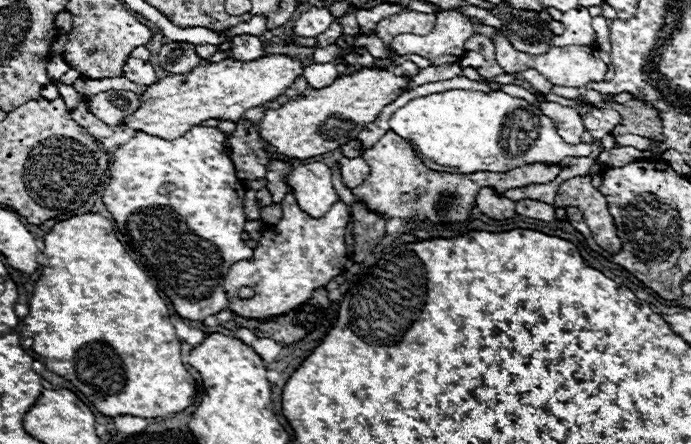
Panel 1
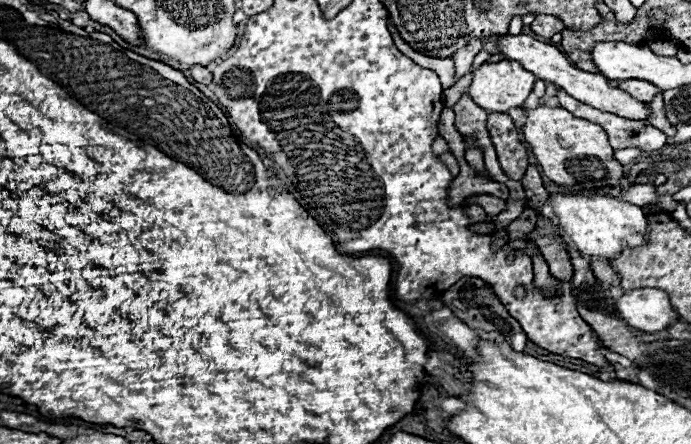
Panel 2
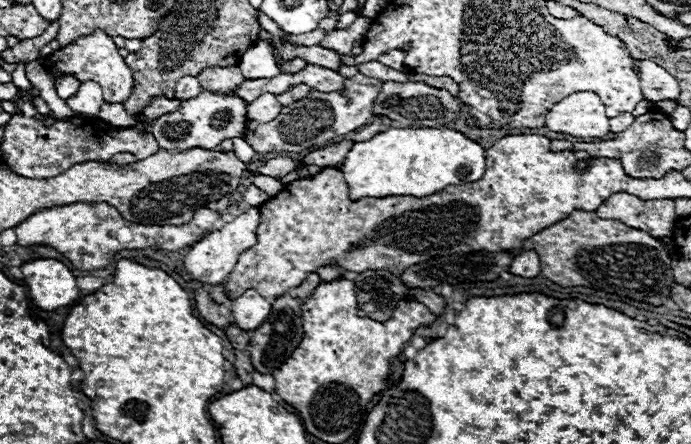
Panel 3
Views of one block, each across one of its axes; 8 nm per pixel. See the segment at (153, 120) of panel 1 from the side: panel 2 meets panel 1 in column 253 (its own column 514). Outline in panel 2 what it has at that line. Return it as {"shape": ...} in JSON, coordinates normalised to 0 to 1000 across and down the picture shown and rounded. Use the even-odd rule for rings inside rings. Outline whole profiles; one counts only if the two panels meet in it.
{"shape":[[[744,135],[698,144],[683,167],[686,180],[677,212],[703,252],[755,243],[776,185],[776,176]]]}

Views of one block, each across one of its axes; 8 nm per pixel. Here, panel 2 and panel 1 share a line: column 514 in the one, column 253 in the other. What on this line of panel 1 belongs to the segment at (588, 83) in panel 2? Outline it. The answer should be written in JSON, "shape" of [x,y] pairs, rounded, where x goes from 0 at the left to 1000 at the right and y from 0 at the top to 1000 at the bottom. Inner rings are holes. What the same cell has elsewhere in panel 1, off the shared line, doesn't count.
{"shape":[[[350,77],[350,81],[336,86],[333,122],[336,122],[336,131],[342,131],[347,140],[365,140],[365,135],[385,126],[385,113],[382,113],[382,95],[373,81]]]}

